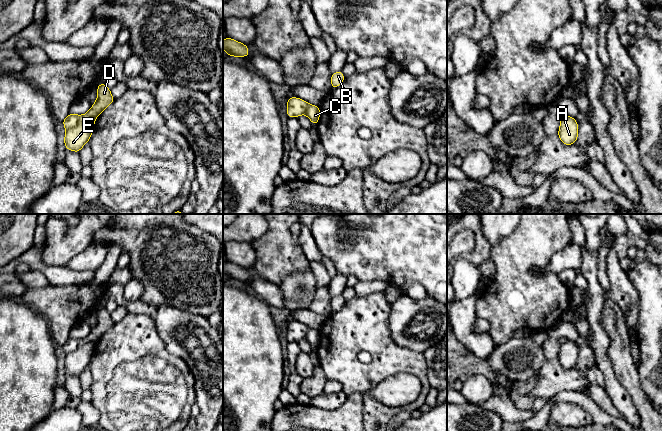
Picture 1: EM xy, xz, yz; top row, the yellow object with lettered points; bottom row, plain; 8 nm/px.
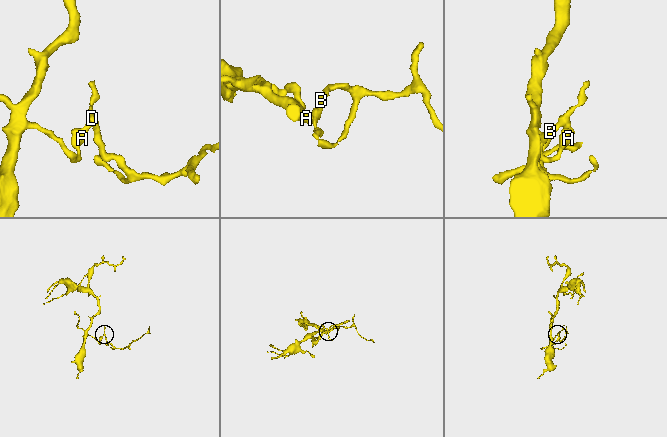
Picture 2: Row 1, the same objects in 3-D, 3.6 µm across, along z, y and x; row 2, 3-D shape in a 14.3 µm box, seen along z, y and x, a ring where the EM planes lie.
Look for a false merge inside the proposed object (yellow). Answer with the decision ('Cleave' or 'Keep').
Cleave

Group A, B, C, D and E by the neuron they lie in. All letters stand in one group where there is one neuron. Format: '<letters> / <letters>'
A C E / B D

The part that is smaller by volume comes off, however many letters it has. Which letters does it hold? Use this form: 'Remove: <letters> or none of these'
Remove: B, D

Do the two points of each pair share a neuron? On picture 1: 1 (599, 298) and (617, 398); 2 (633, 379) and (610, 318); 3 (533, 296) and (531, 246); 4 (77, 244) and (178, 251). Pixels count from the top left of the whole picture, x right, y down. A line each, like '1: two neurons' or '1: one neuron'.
1: one neuron
2: one neuron
3: one neuron
4: one neuron

